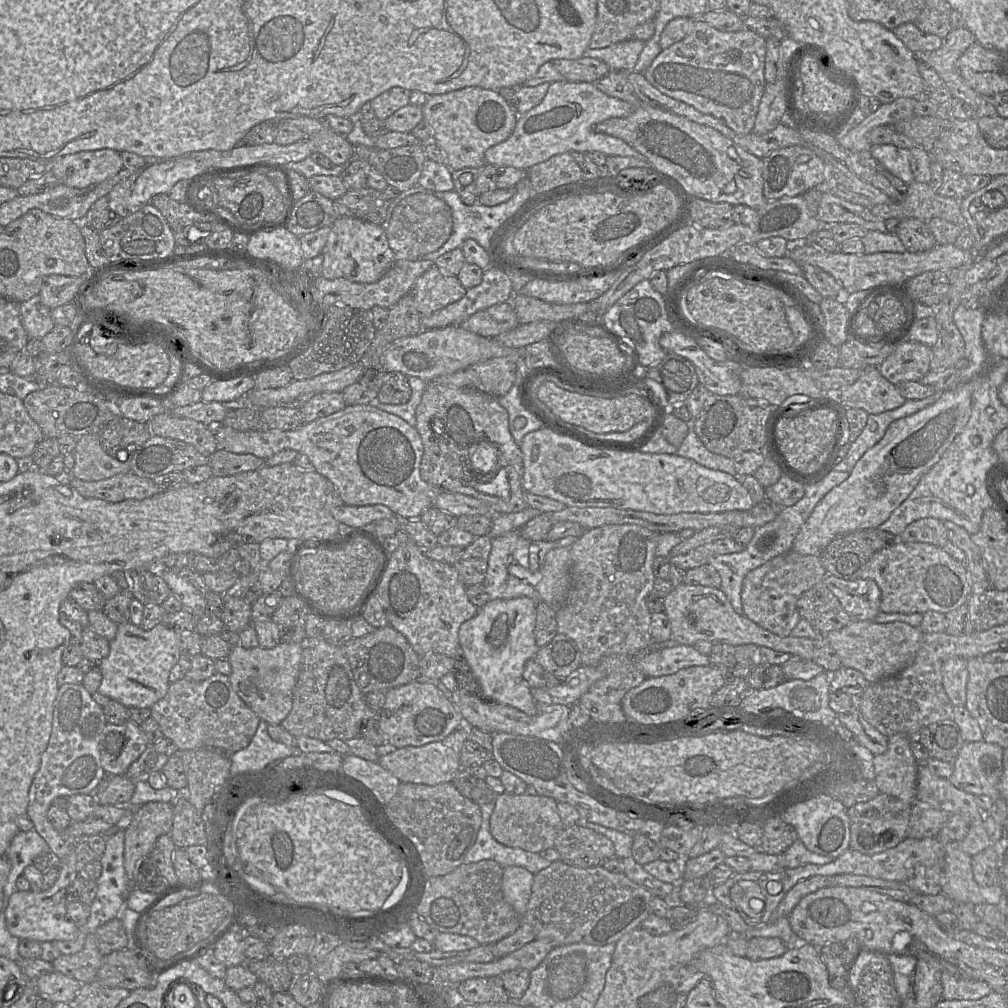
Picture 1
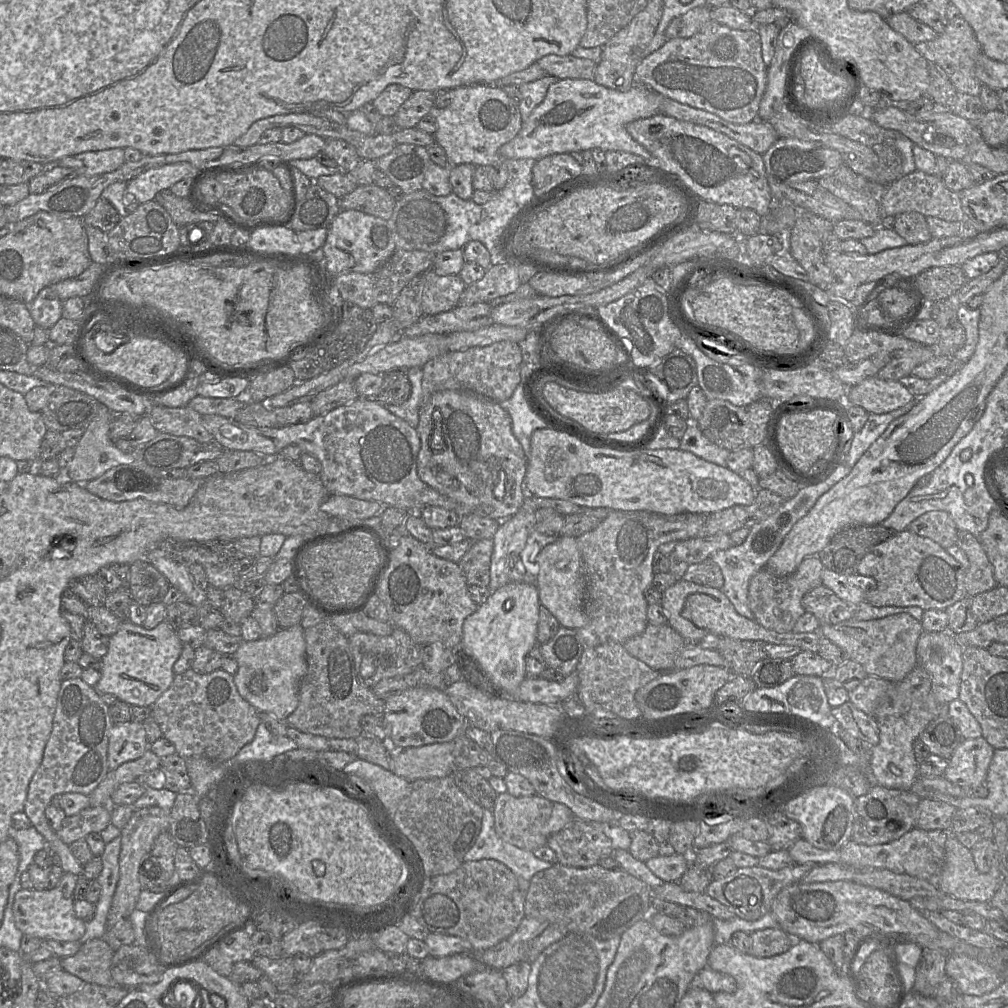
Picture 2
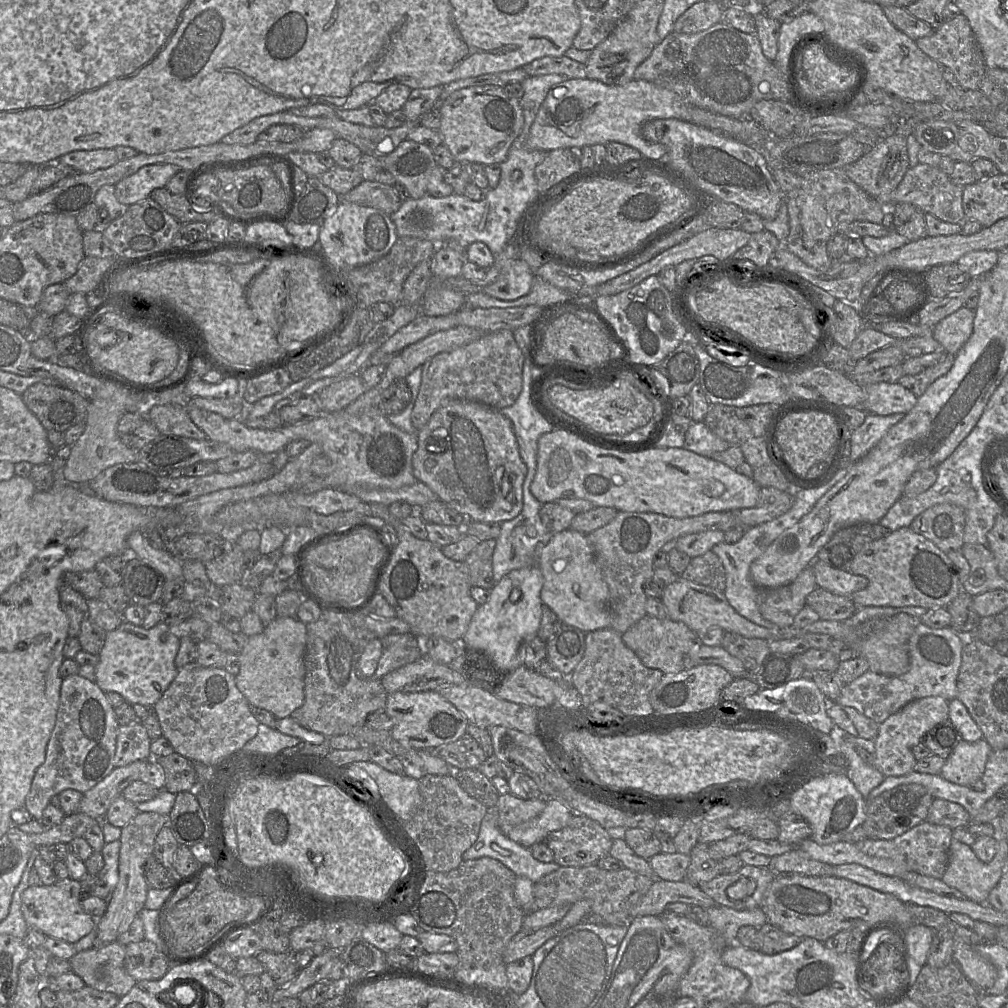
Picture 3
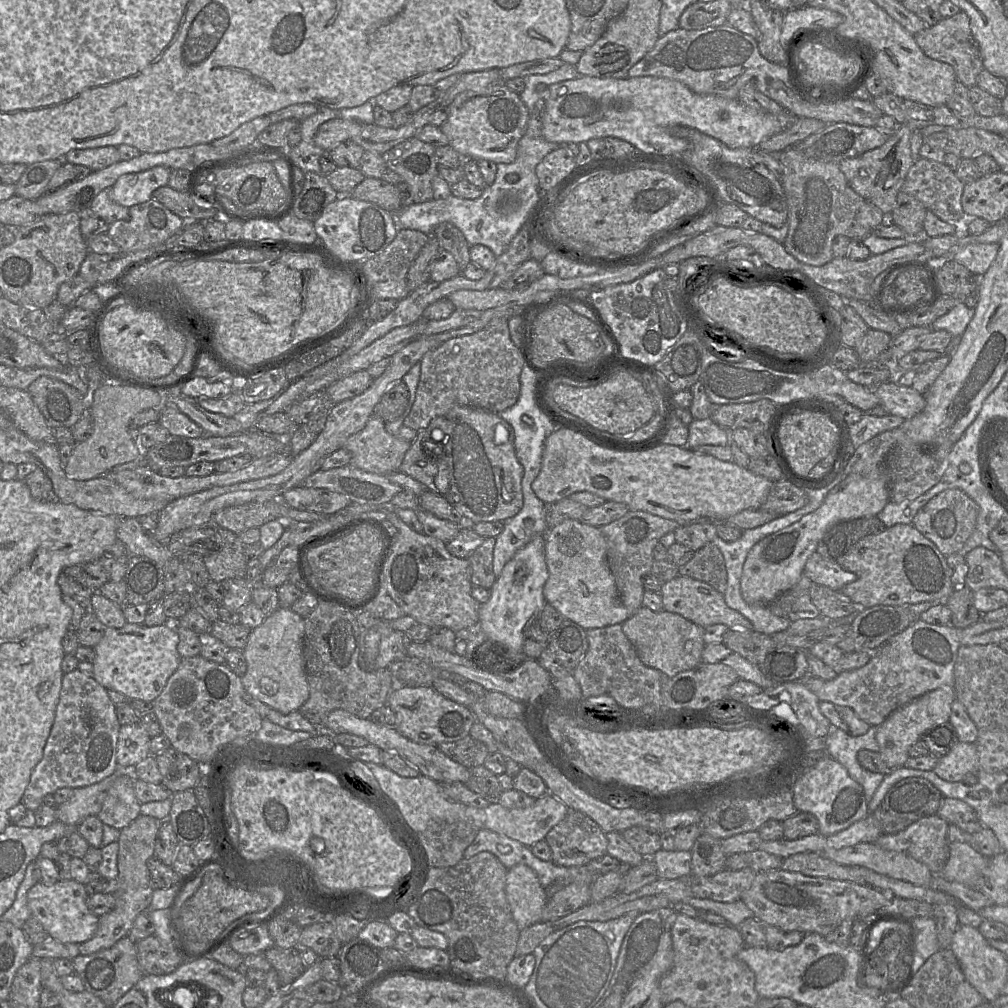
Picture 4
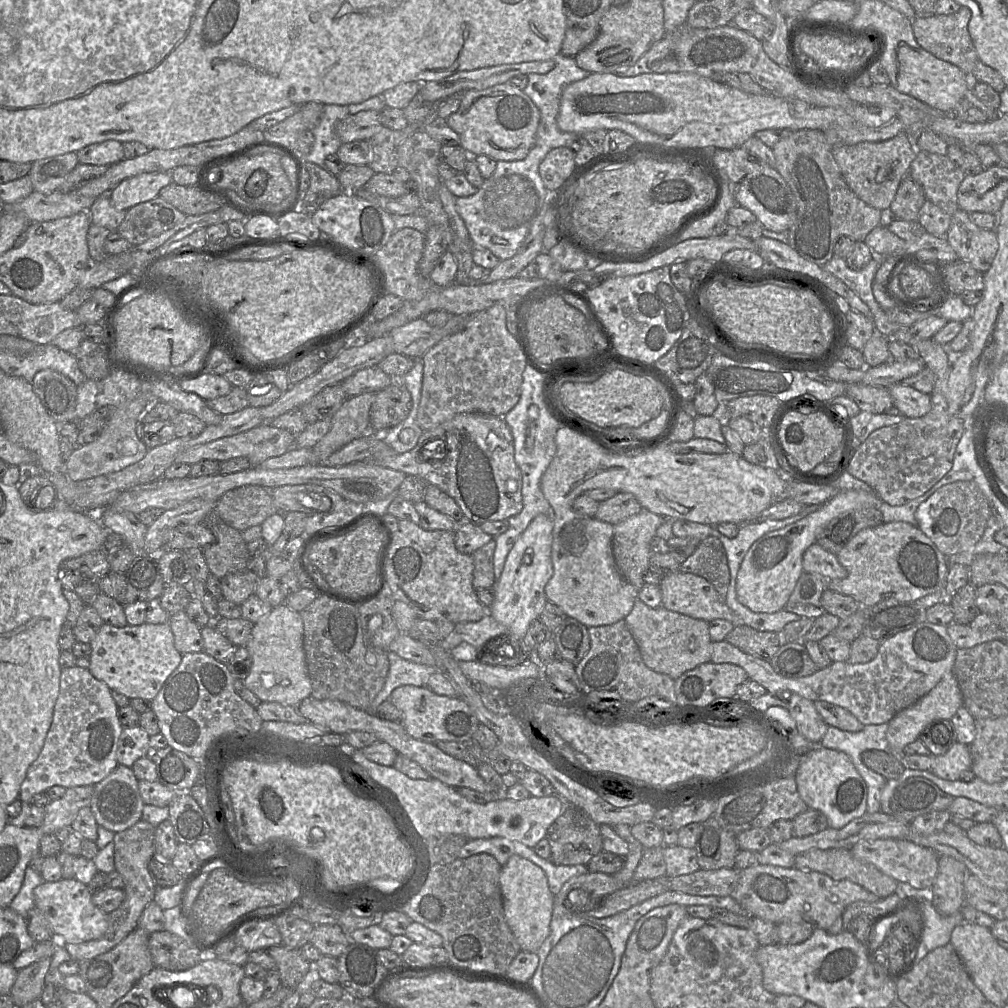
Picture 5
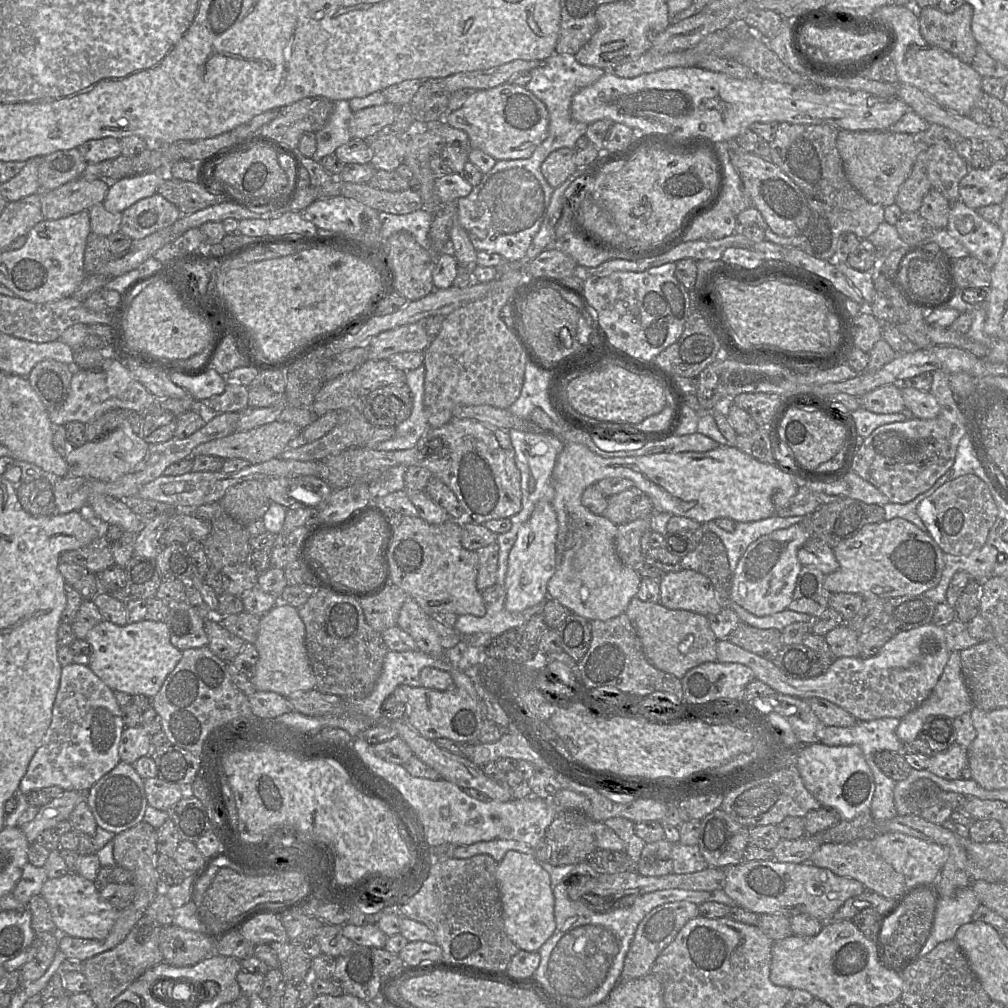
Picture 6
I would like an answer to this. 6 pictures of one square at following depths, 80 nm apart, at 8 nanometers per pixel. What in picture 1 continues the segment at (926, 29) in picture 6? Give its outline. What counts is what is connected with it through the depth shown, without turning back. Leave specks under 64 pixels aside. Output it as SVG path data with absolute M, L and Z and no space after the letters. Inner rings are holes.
M967 27L952 28L939 49L915 55L918 61L925 61L936 70L952 97L961 99L977 111L981 95L966 83L958 66L959 58L974 42L975 35Z

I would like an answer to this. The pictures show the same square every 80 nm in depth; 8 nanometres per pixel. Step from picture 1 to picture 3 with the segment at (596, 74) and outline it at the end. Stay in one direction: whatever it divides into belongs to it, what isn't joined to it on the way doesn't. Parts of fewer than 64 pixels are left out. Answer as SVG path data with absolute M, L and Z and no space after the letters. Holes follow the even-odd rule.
M565 55L560 57L544 56L522 68L528 76L563 74L570 79L587 78L585 65Z

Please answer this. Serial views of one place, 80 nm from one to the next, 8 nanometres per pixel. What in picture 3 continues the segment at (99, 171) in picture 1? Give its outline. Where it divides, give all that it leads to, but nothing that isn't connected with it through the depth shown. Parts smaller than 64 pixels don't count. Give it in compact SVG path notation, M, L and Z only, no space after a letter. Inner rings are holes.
M115 149L73 151L63 155L59 161L78 169L82 173L92 173L115 165L119 159Z

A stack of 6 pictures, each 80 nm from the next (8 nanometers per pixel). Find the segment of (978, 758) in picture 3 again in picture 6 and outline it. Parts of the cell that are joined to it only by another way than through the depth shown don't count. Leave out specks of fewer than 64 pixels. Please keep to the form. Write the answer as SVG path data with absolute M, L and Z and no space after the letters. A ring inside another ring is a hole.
M956 742L947 750L929 757L927 769L935 775L947 779L962 779L961 772L968 767L968 751Z

